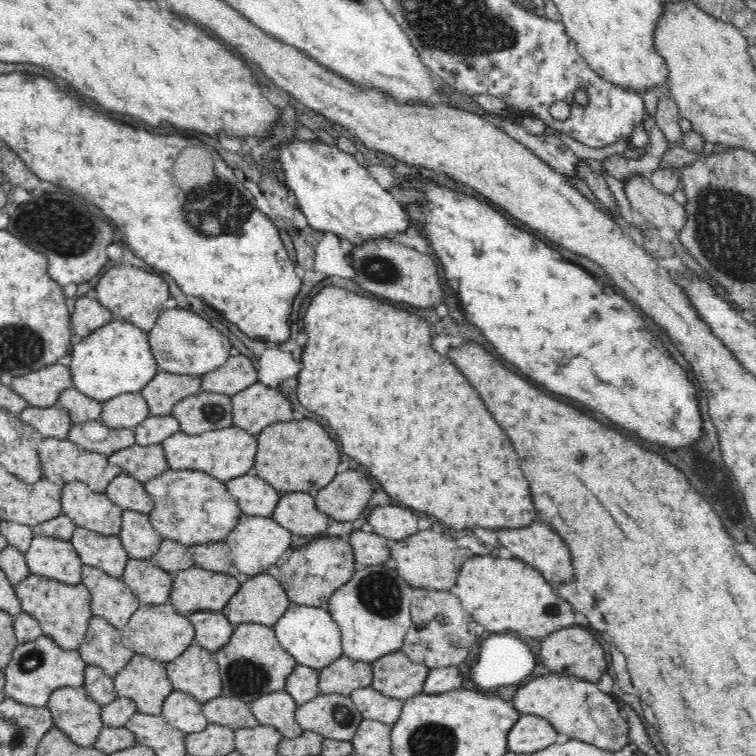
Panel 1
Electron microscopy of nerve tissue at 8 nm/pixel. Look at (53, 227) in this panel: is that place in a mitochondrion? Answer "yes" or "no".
yes

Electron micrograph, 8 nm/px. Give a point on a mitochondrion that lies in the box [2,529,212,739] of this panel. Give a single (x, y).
(32, 660)

